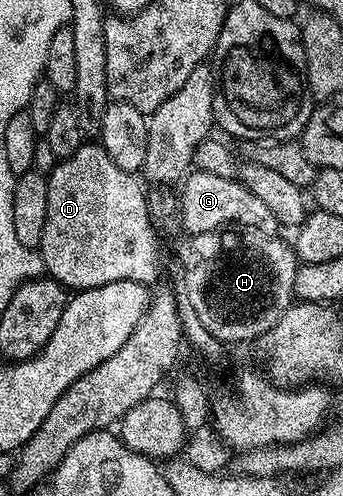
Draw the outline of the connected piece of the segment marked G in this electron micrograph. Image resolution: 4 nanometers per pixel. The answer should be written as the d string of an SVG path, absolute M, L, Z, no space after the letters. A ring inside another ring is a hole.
M194 169L185 175L179 190L179 219L185 225L186 235L192 236L222 229L230 224L234 226L250 226L264 234L276 235L279 223L275 212L258 200L253 193L247 192L245 185L237 178L211 176L211 172Z

